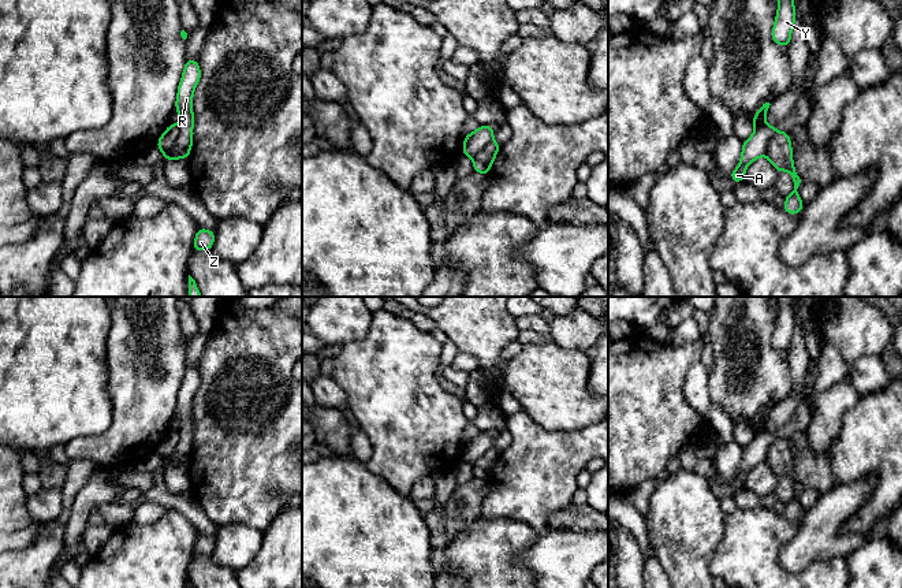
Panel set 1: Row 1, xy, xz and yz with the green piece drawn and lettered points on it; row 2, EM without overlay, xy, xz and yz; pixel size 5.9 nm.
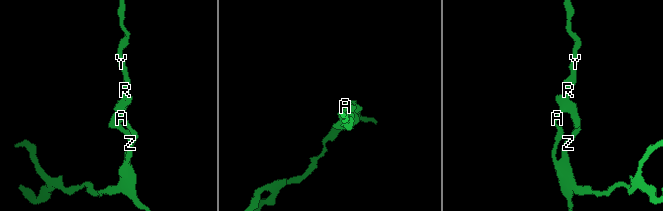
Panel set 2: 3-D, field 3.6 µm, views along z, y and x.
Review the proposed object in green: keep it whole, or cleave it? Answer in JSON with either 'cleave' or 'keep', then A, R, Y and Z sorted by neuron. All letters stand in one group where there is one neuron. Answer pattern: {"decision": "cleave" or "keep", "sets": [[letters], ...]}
{"decision": "cleave", "sets": [["A"], ["R", "Y", "Z"]]}

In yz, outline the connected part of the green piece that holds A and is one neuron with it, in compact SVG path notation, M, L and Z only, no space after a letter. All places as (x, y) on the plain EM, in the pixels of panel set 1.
M764 431L756 433L753 440L742 450L742 461L738 473L730 480L735 490L745 484L745 477L750 469L767 459L767 451L771 443L776 439L775 432Z

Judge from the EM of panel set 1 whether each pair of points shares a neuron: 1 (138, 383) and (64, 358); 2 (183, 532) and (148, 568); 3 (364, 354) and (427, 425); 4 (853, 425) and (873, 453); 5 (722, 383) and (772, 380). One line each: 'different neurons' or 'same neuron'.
1: different neurons
2: same neuron
3: same neuron
4: same neuron
5: same neuron

